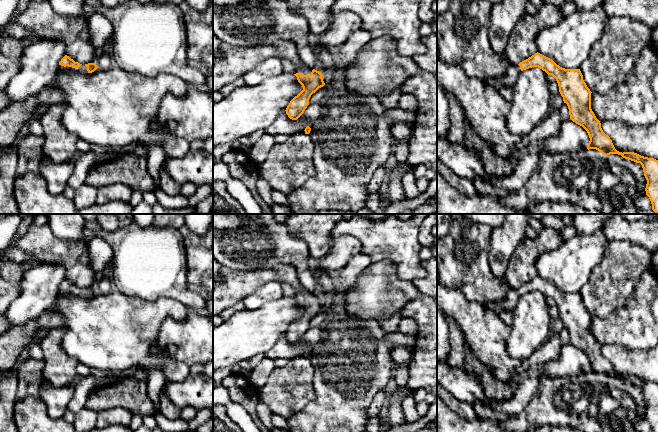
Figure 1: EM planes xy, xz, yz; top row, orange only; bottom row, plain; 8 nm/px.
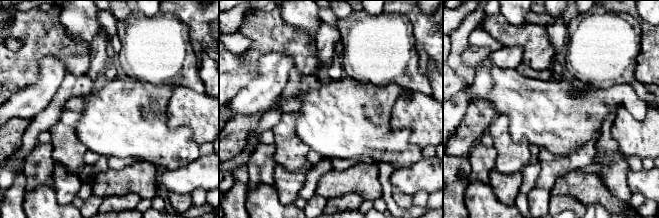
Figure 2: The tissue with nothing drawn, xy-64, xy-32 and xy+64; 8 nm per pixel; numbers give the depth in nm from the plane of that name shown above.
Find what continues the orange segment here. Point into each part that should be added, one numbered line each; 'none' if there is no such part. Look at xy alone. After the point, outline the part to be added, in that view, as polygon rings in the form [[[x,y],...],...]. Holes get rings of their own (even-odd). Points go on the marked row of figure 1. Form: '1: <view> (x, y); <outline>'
1: xy (82, 69); [[[82,64],[78,68],[72,68],[72,67],[68,67],[68,66],[66,66],[66,68],[72,69],[74,71],[77,71],[77,72],[80,72],[80,73],[83,73],[83,74],[88,74],[87,67],[85,66],[85,64]]]

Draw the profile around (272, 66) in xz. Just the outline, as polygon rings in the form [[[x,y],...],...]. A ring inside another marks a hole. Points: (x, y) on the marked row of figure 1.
[[[270,57],[248,70],[242,78],[246,85],[257,85],[268,77],[278,76],[282,73],[282,60],[277,57]]]

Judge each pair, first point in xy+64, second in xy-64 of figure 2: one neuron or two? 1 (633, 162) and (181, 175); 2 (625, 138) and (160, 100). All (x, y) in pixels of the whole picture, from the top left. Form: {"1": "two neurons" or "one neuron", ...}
{"1": "two neurons", "2": "two neurons"}

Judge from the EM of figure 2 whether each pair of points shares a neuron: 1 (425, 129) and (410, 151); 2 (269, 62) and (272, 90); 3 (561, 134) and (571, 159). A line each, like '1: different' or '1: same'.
1: different
2: same
3: different

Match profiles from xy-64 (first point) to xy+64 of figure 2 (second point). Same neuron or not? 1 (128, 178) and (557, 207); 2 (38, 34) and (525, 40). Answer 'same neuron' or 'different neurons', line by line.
1: different neurons
2: same neuron

